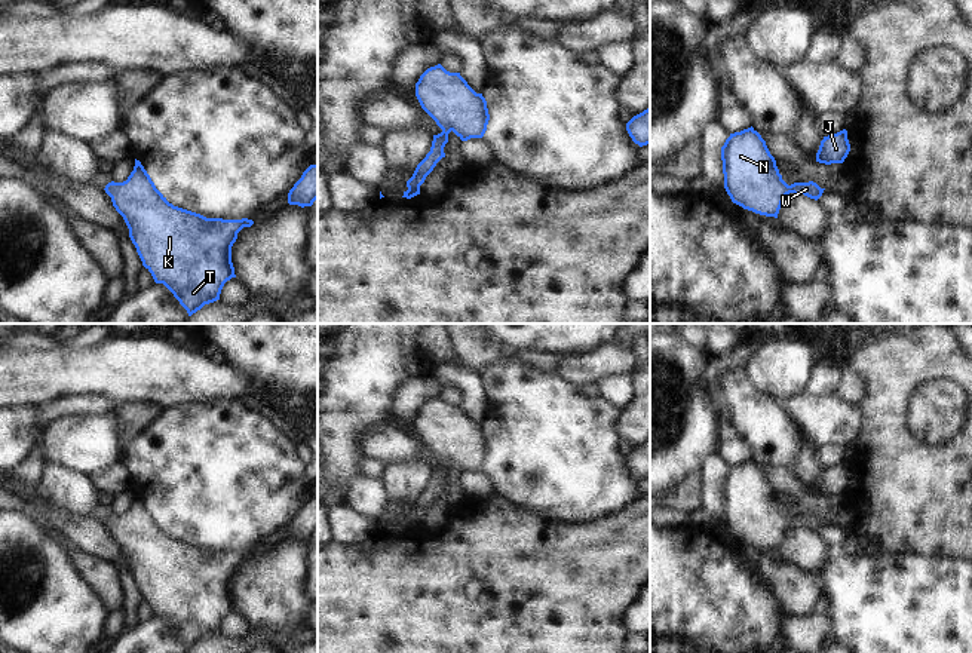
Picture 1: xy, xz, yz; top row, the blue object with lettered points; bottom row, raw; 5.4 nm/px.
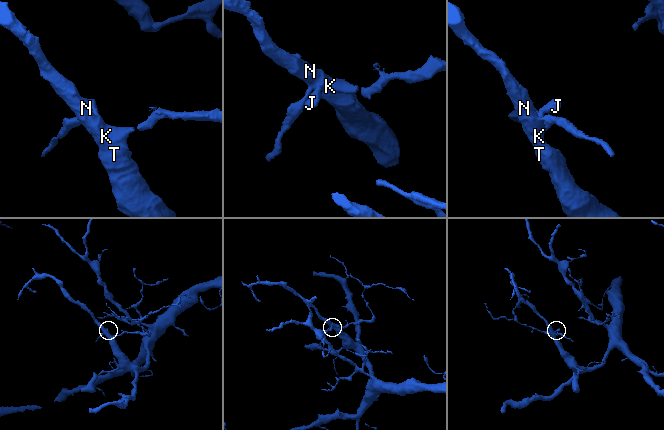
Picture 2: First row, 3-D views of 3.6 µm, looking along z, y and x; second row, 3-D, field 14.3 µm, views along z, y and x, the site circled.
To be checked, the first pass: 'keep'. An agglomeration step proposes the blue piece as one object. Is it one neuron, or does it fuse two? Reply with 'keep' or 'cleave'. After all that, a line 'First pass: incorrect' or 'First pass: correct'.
keep
First pass: correct

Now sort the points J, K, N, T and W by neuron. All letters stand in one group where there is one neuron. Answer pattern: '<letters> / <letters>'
J K N T W

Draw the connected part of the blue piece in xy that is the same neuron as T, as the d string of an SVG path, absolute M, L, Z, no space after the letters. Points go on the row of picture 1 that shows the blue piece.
M137 159L126 181L111 181L104 190L111 197L116 211L123 217L142 266L151 273L156 283L163 283L174 294L188 316L205 304L220 300L224 283L236 278L231 246L237 239L237 233L254 224L252 220L206 218L174 206L156 188Z

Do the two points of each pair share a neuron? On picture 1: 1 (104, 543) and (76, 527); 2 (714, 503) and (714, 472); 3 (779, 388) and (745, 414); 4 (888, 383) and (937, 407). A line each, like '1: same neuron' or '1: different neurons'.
1: same neuron
2: same neuron
3: different neurons
4: different neurons

